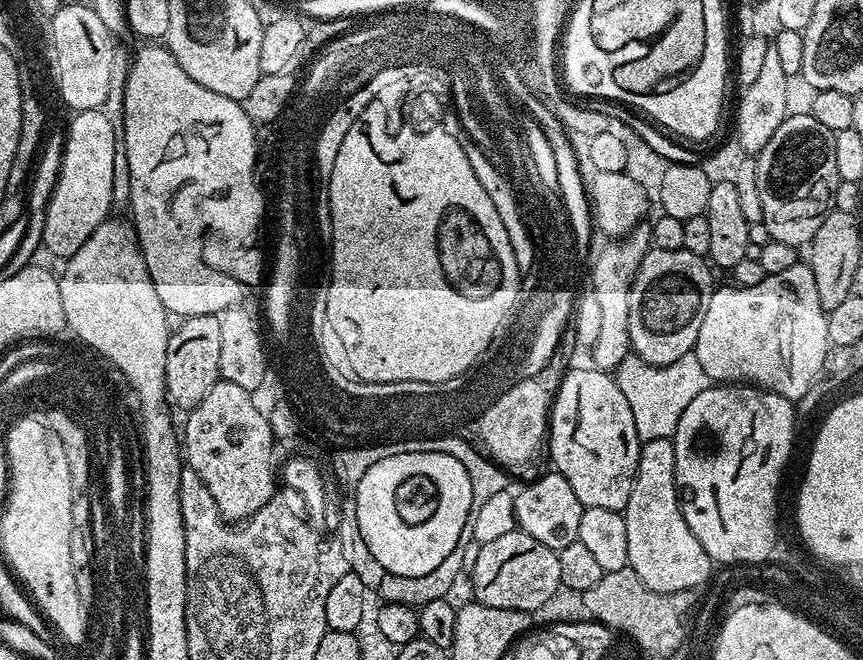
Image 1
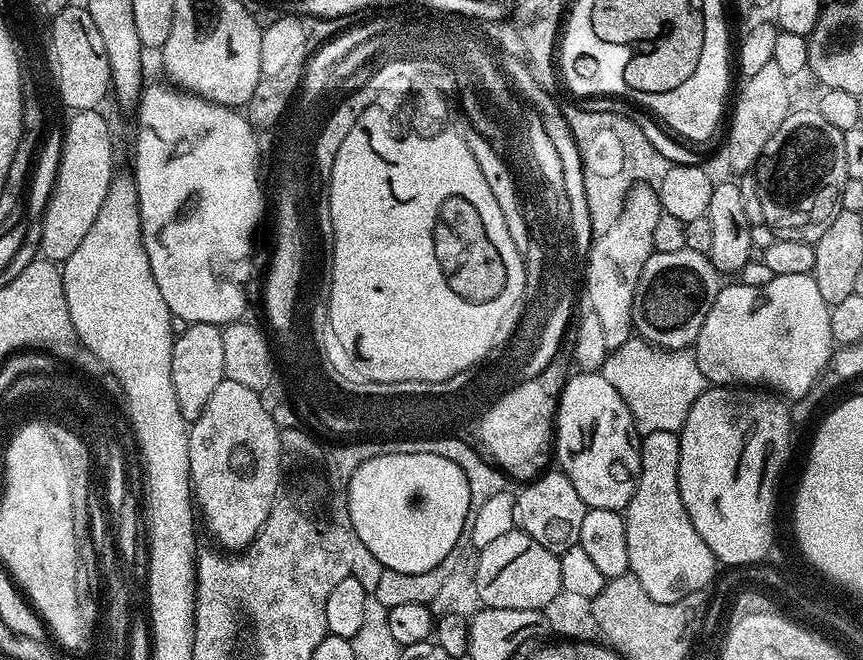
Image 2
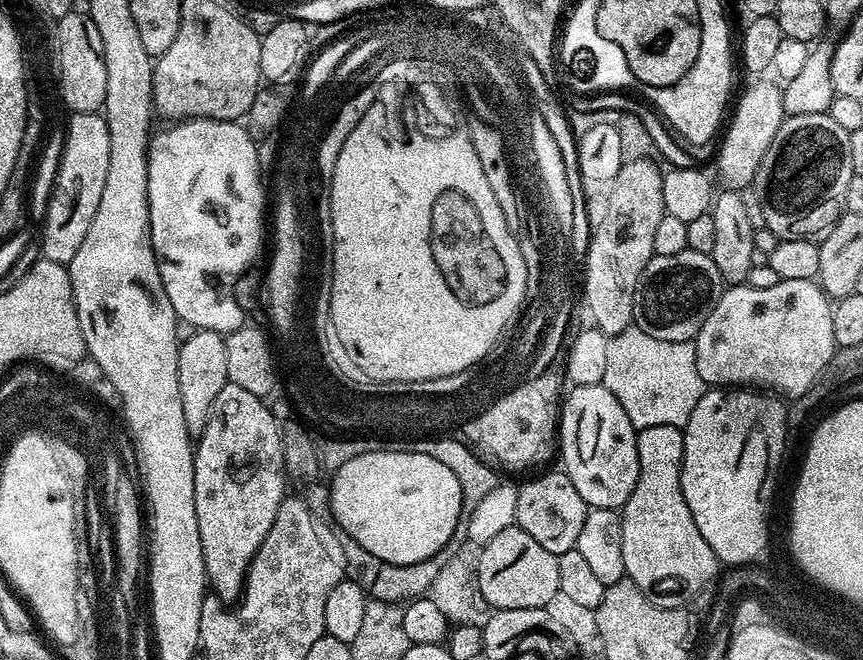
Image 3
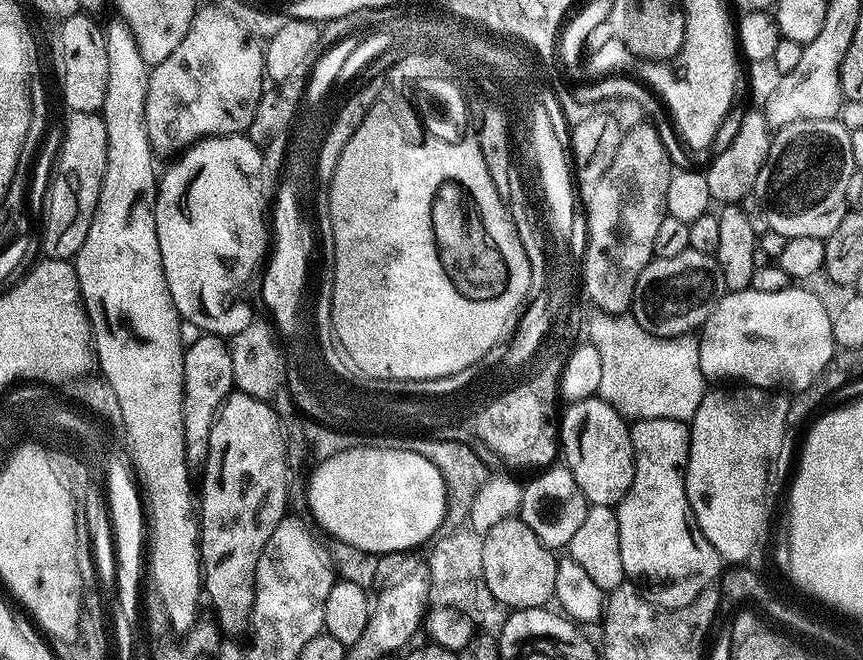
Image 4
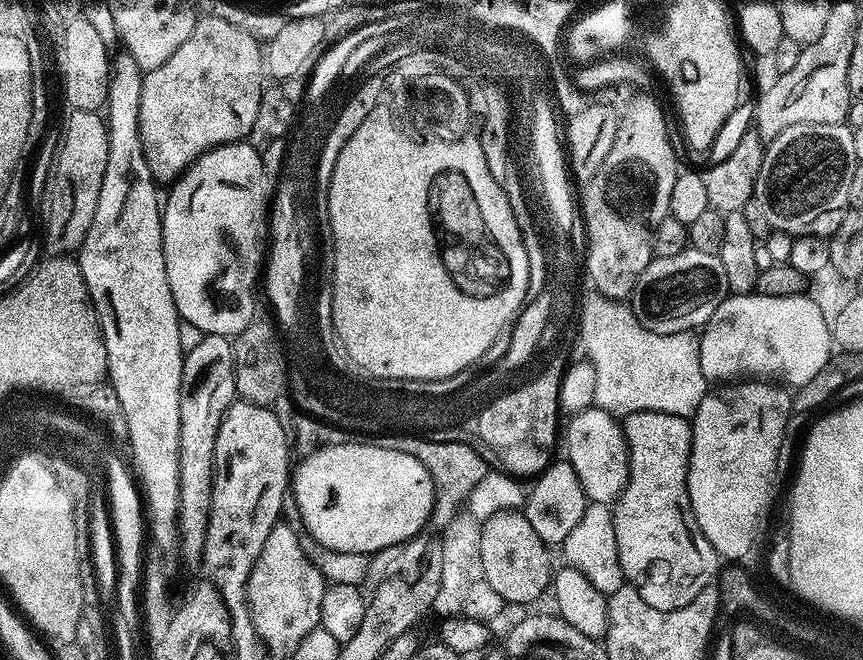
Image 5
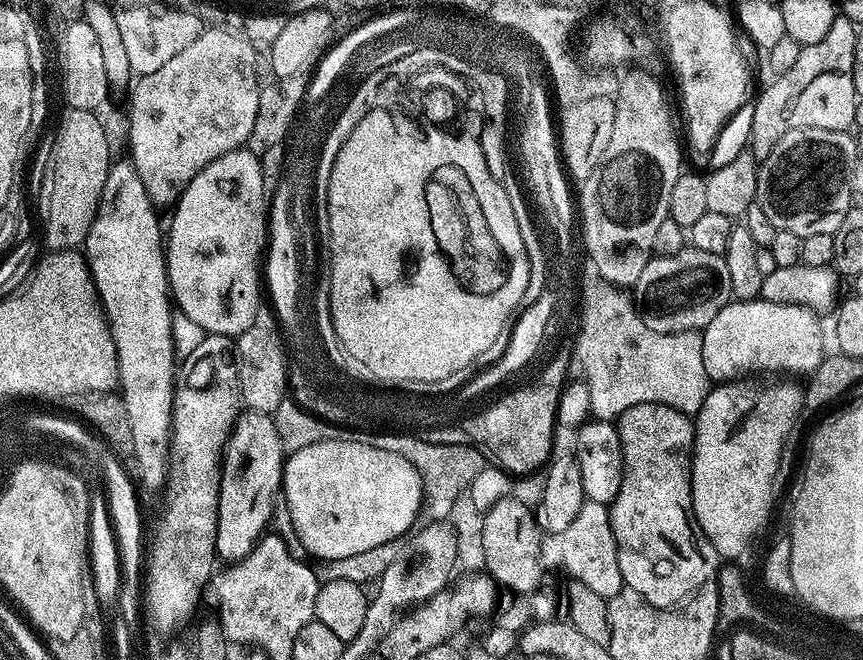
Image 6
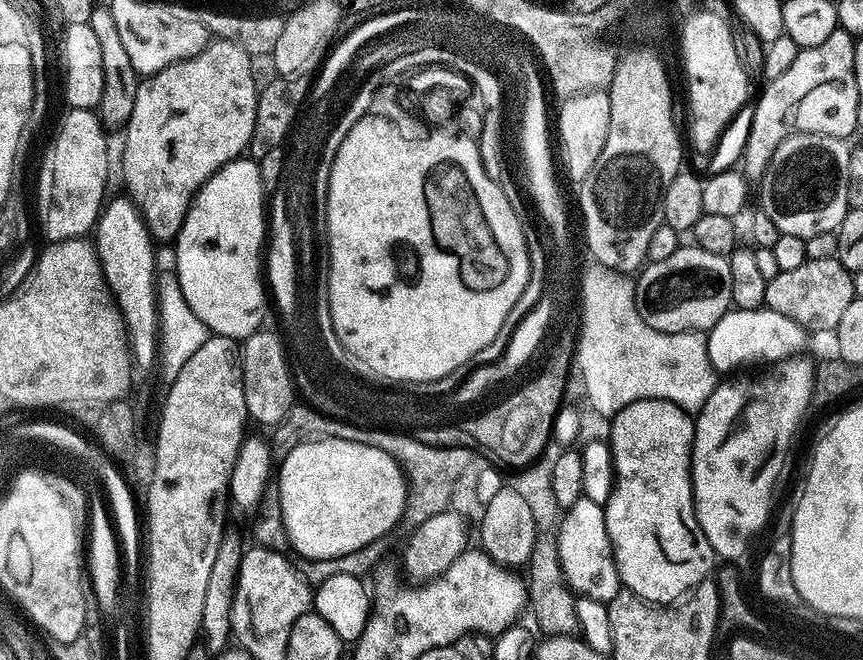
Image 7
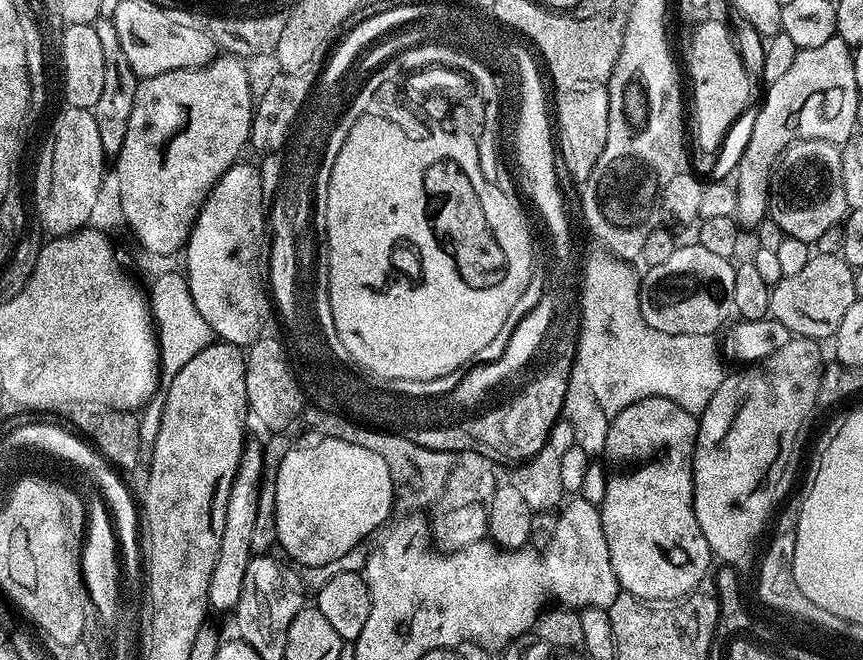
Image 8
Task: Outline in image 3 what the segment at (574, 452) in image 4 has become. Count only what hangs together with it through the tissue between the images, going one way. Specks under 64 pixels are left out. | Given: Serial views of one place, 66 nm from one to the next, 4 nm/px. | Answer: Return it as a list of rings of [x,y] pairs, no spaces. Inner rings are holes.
[[[603,384],[573,387],[571,391],[563,401],[558,429],[558,456],[564,459],[562,470],[570,478],[570,482],[574,482],[574,490],[582,494],[589,508],[623,509],[638,482],[638,429],[630,422],[630,418],[626,418],[622,402],[618,402],[618,398],[614,398],[614,394],[610,394],[610,390]]]

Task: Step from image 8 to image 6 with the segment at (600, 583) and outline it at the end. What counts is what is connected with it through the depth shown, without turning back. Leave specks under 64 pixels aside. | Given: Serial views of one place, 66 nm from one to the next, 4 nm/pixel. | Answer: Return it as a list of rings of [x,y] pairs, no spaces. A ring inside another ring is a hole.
[[[585,499],[582,510],[578,510],[578,518],[566,526],[562,533],[564,540],[564,564],[568,567],[569,577],[582,582],[594,590],[594,594],[605,598],[618,594],[625,588],[622,570],[618,566],[618,550],[612,533],[610,508],[607,504],[599,504]]]

